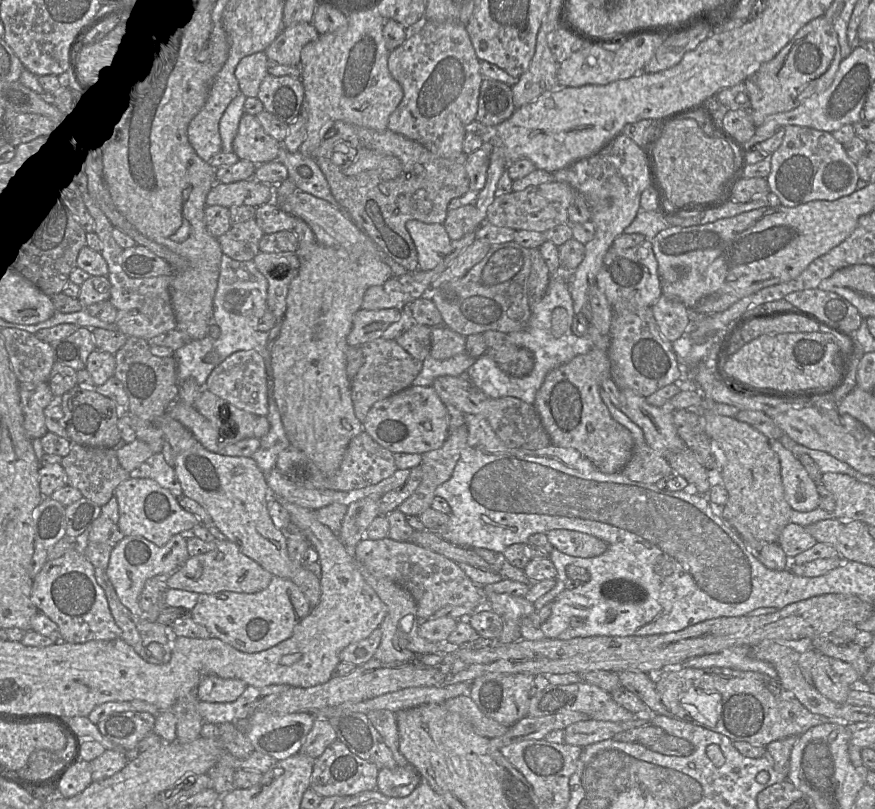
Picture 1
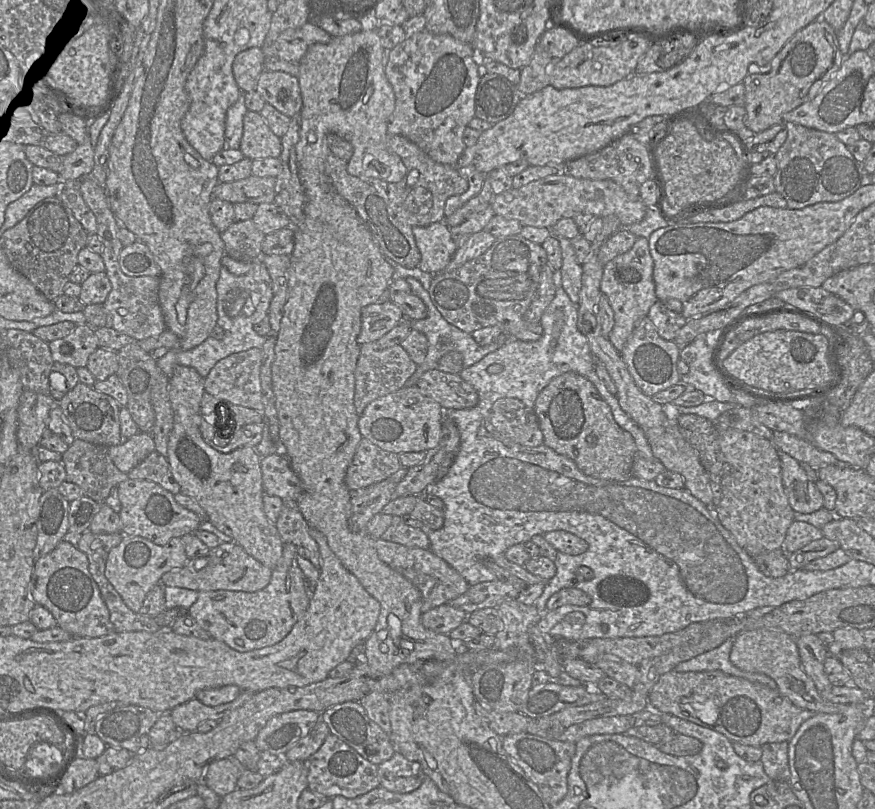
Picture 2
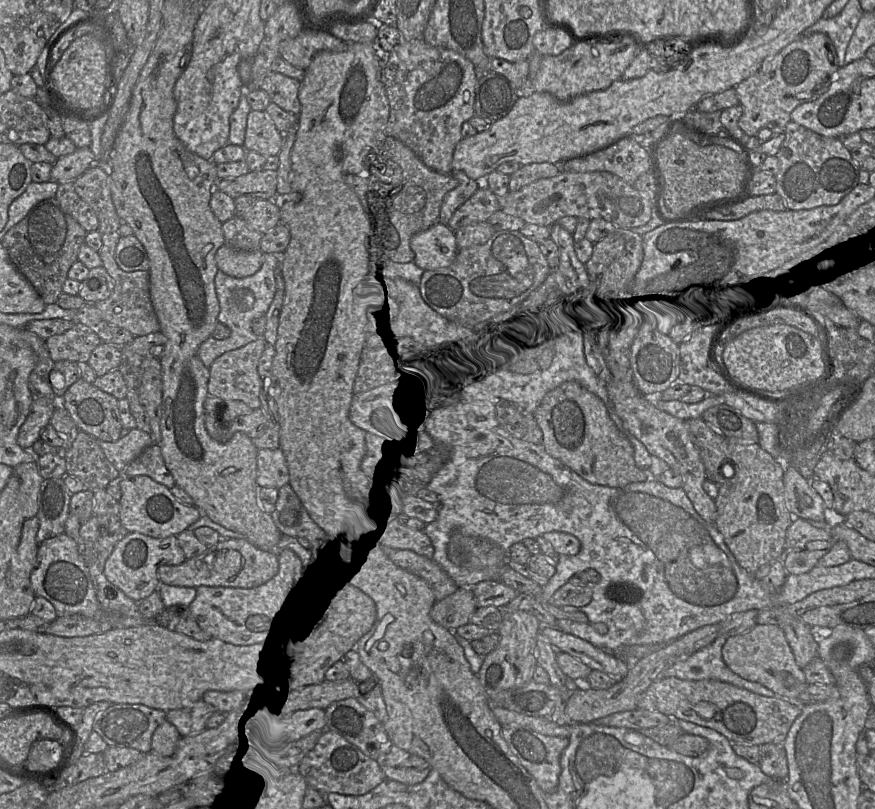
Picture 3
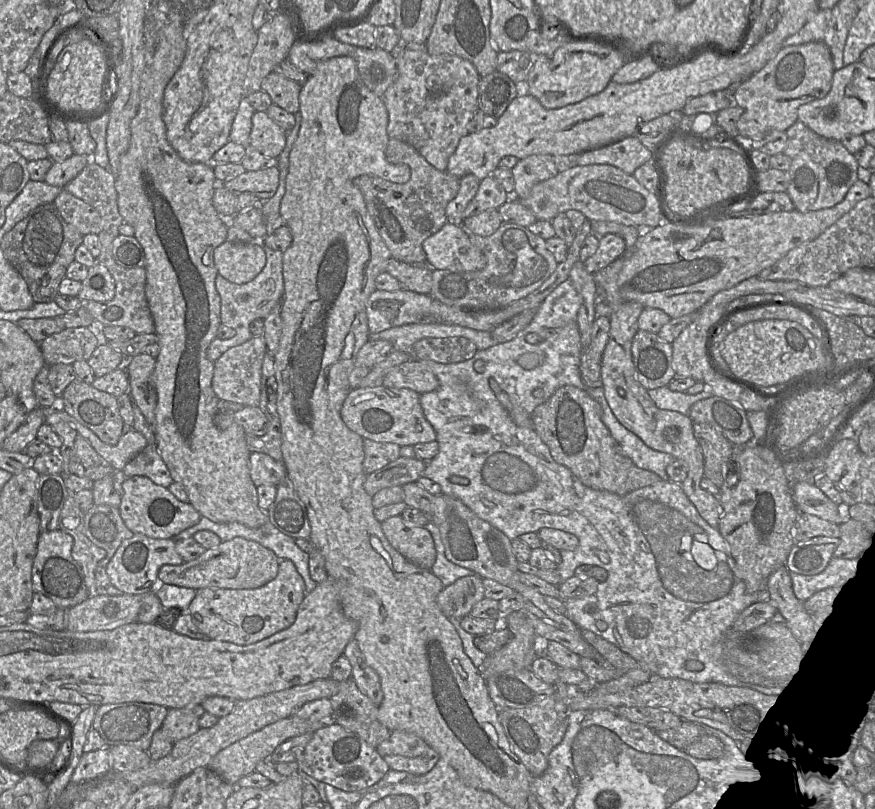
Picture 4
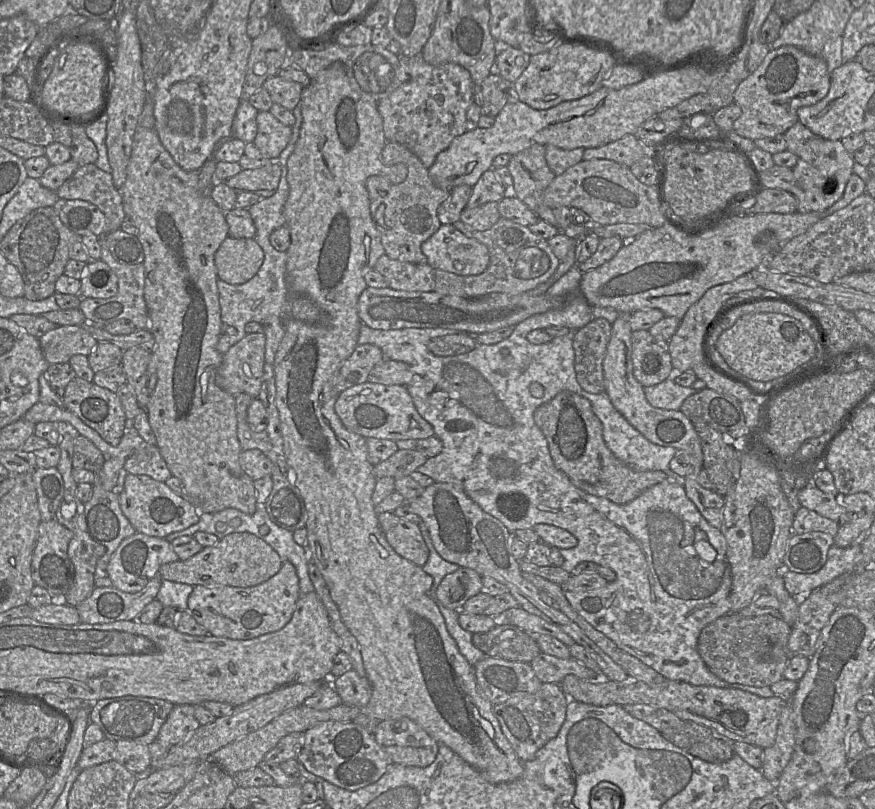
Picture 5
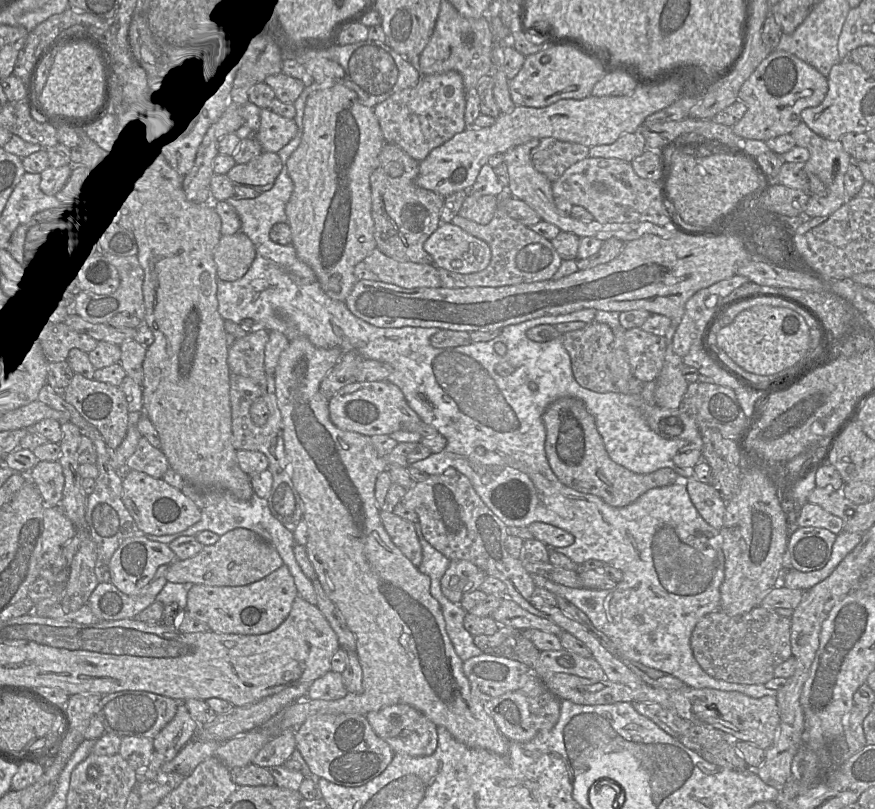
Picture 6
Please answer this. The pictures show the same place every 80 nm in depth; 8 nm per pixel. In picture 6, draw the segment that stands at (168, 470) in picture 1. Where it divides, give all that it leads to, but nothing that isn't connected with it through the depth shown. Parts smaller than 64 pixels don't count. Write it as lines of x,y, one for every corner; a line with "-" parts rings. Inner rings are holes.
141,436
134,453
127,459
125,470
144,472
154,478
162,478
169,469
166,456
161,449
152,446

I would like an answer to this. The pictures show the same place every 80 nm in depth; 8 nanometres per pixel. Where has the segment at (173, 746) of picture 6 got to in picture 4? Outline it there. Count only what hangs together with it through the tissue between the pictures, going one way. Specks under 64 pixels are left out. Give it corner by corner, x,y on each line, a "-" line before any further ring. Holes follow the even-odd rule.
201,704
168,709
160,729
174,742
187,738
200,729
199,719
205,712

